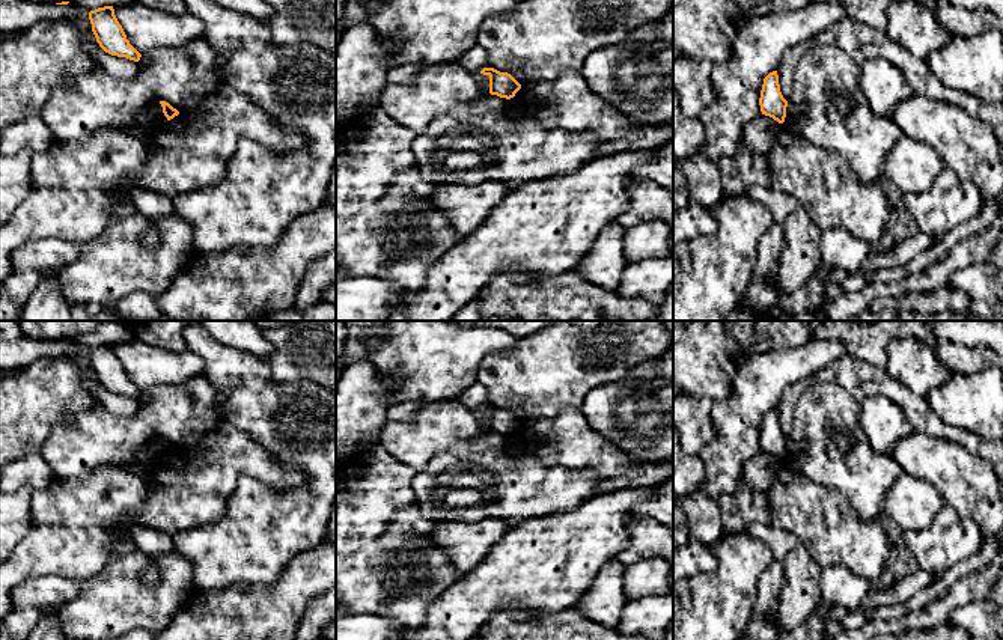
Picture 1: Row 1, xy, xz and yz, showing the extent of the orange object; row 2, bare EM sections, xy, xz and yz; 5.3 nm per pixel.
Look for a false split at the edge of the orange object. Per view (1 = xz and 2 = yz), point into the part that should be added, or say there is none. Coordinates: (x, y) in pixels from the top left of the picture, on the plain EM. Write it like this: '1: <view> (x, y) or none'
1: none
2: none

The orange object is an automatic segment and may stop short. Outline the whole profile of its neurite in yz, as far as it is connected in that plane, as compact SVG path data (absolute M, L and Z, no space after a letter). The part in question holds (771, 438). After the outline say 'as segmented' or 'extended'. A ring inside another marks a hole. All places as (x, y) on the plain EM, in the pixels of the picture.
M777 408L770 410L764 416L759 443L762 452L773 455L779 461L785 459L788 438L783 435L780 429Z | as segmented

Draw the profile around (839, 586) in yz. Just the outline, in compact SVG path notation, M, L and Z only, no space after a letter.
M843 565L822 568L819 581L822 601L848 611L858 608L873 586L875 583L855 575Z

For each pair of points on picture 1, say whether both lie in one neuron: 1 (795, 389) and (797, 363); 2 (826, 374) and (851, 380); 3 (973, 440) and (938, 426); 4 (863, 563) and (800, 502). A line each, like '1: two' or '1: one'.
1: two
2: one
3: one
4: one

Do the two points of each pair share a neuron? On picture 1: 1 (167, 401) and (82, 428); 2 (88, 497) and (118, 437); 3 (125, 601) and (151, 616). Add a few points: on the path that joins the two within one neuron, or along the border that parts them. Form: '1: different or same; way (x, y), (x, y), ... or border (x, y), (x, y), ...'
1: same; way (146, 422), (139, 428), (103, 428)
2: different; border (112, 464), (95, 467), (71, 478)
3: same; way (131, 604), (145, 610)

